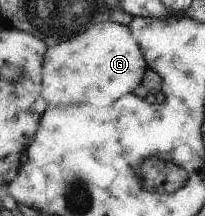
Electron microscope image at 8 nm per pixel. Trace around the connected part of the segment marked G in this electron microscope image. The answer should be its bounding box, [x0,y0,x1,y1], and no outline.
[44,22,149,106]

